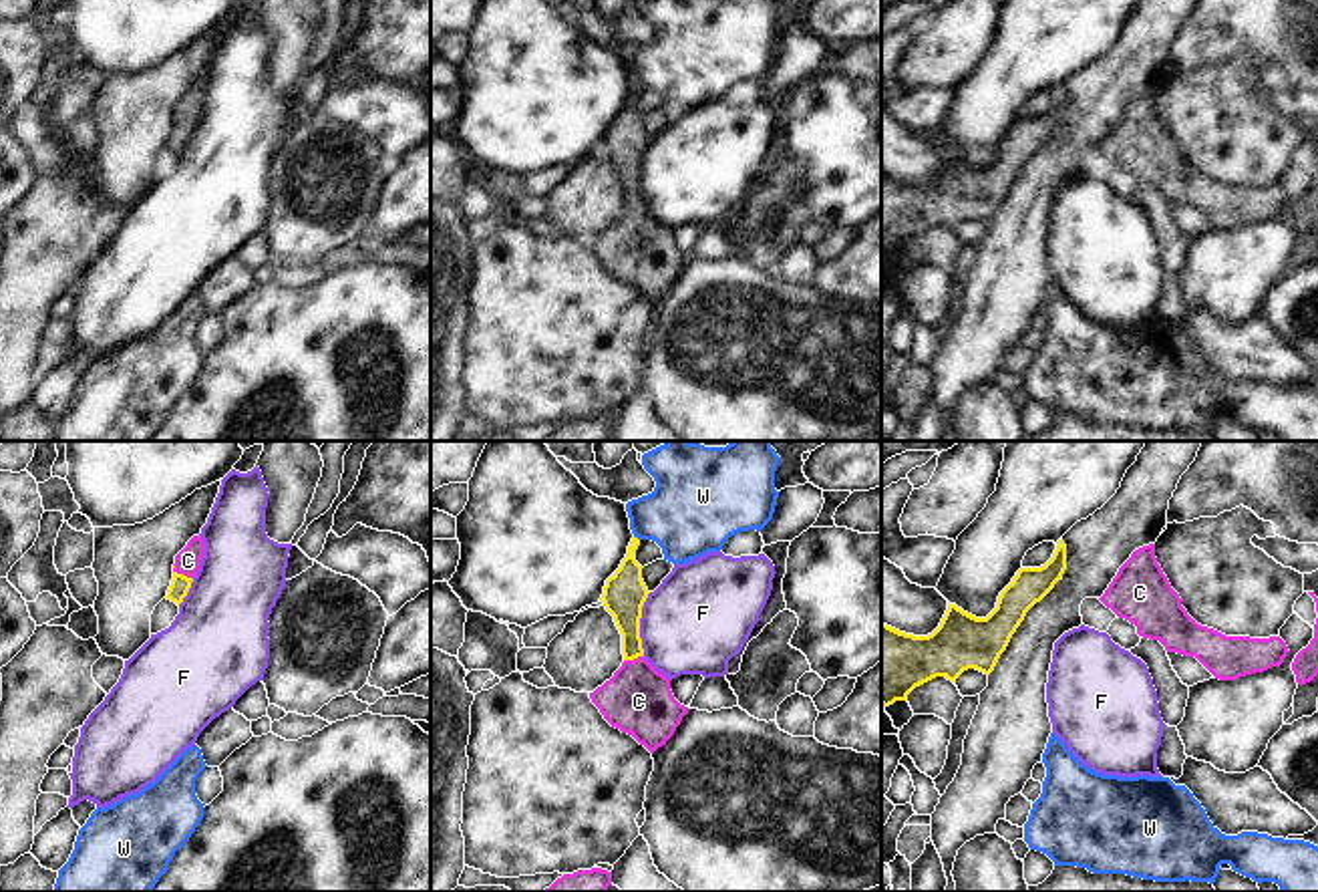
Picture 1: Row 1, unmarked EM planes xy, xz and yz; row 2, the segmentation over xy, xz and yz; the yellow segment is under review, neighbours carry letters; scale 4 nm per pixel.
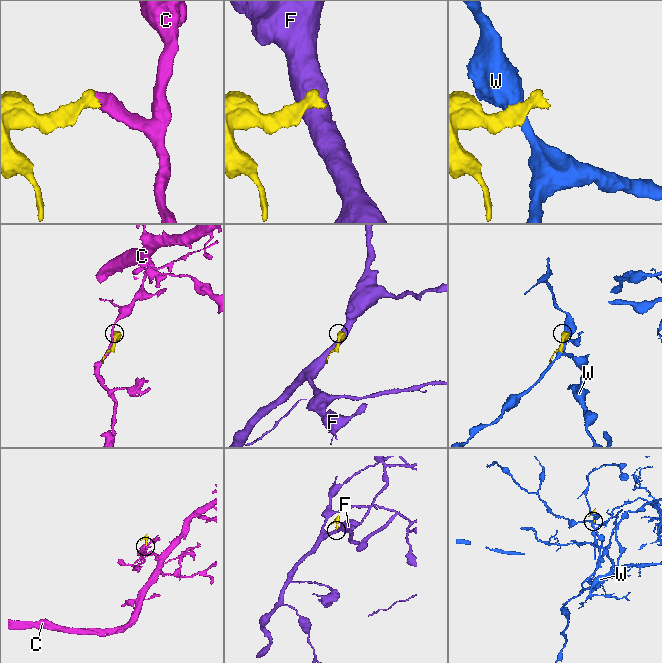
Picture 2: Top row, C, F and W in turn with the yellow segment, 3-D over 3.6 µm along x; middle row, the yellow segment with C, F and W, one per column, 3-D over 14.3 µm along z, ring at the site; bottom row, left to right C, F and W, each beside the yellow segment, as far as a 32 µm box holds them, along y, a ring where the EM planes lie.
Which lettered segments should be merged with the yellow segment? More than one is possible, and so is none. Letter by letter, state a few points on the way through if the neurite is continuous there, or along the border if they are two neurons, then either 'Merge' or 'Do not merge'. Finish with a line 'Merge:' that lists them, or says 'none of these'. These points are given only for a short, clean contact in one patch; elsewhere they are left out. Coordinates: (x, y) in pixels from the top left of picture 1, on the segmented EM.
C: Path across: xy (180, 584), (182, 574), (188, 560). Merge
F: Boundary: xz (650, 592), (640, 619), (642, 655). Do not merge
W: Boundary: xz (634, 536), (638, 540). Do not merge
Merge: C

